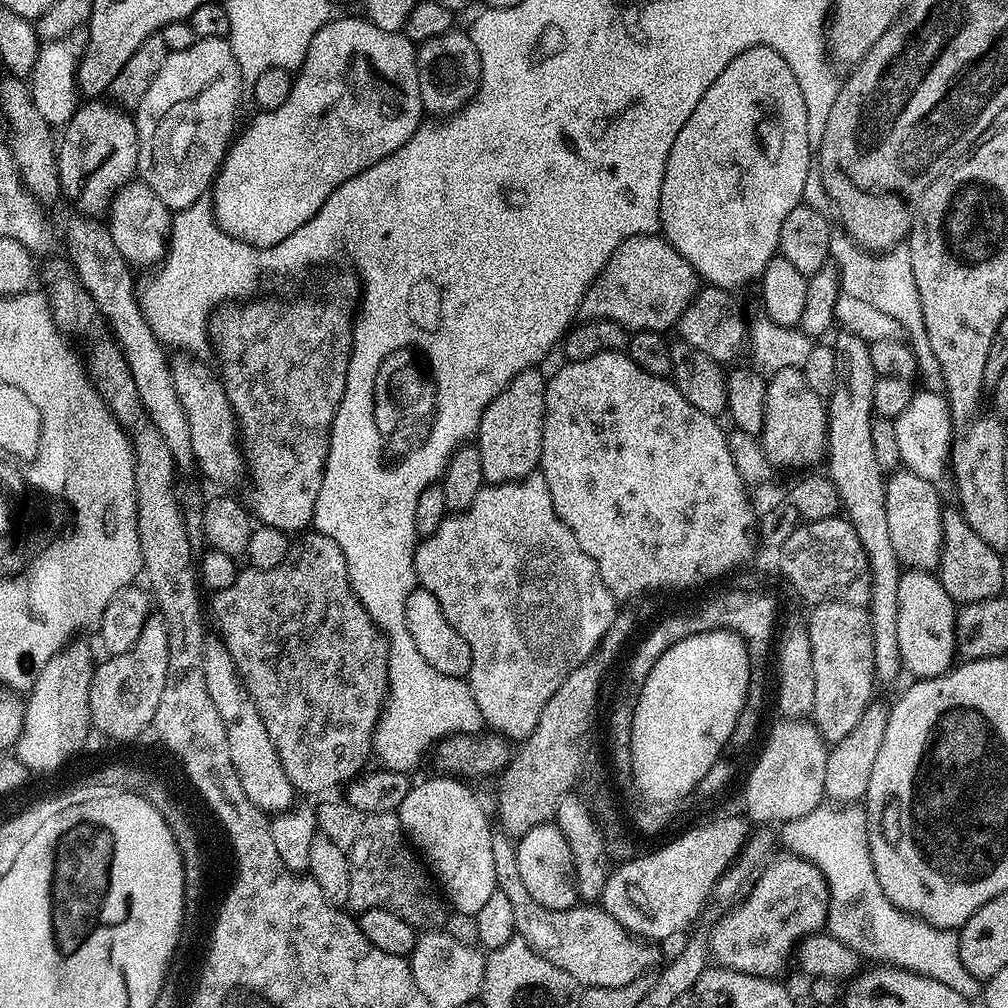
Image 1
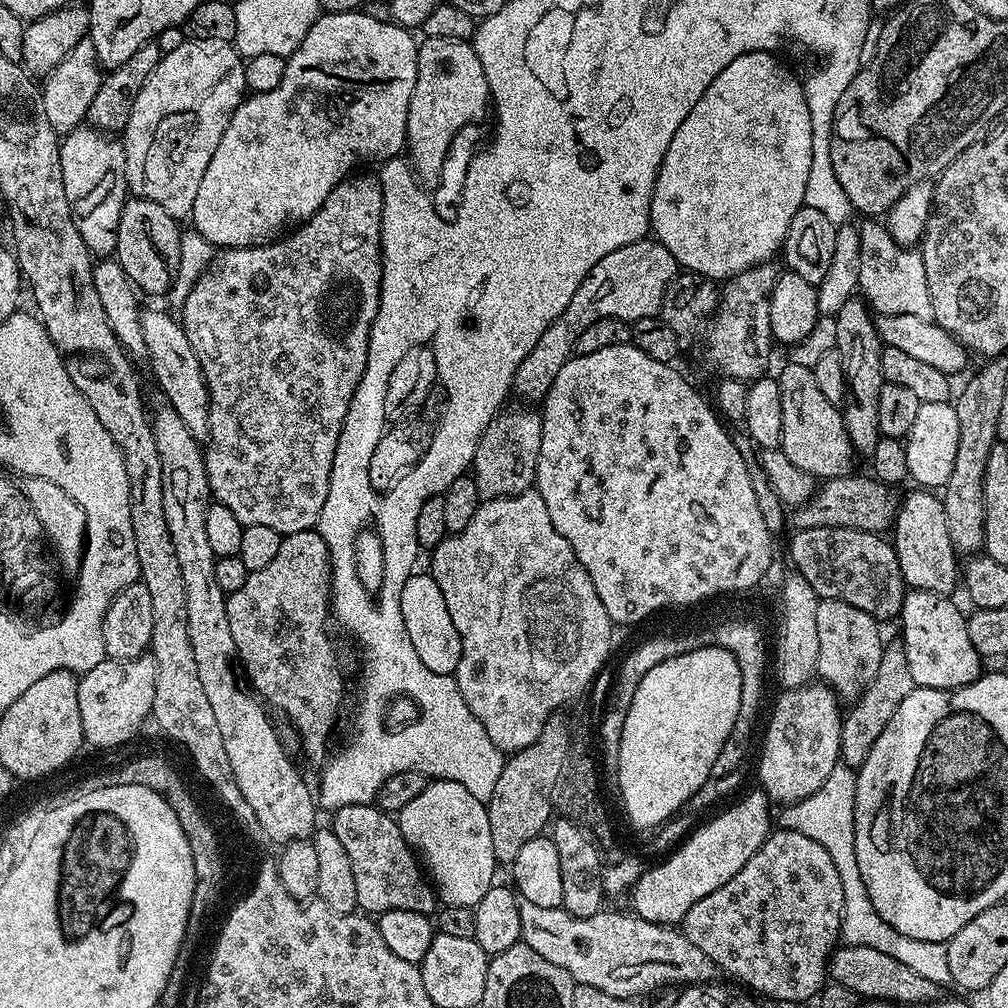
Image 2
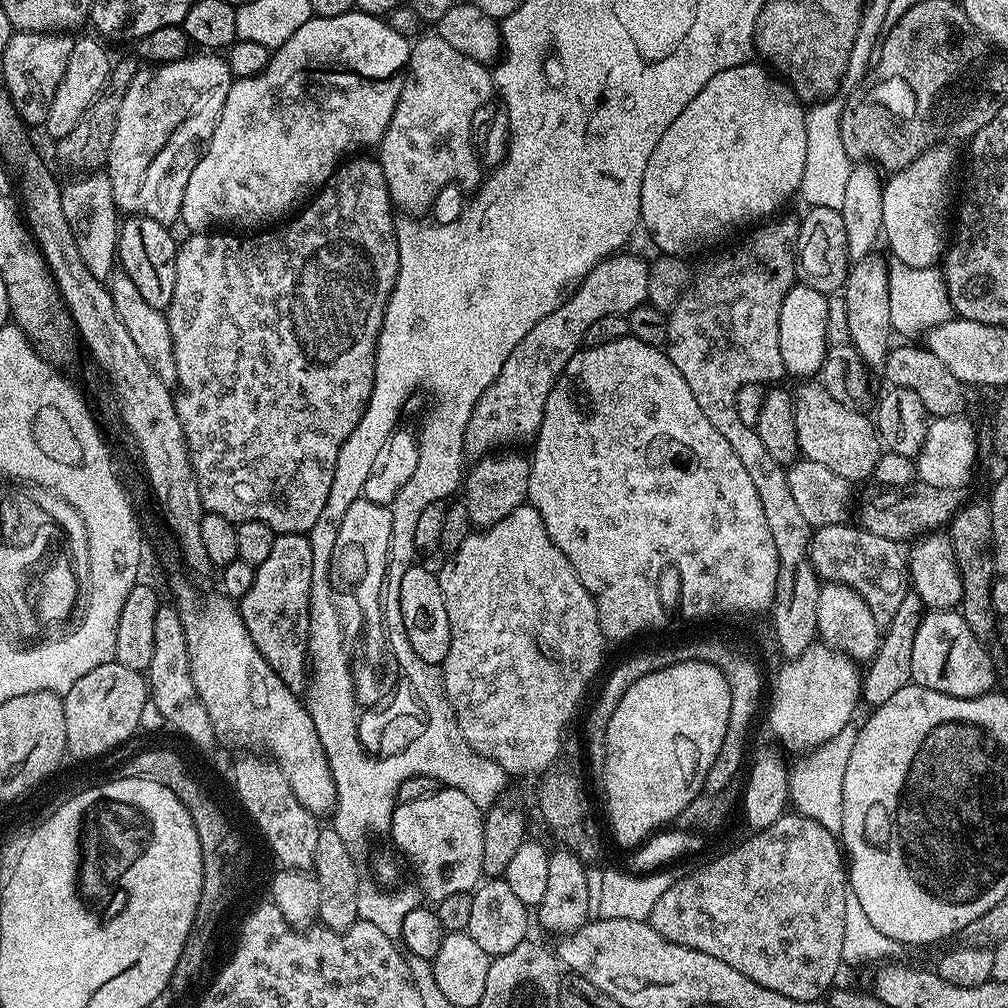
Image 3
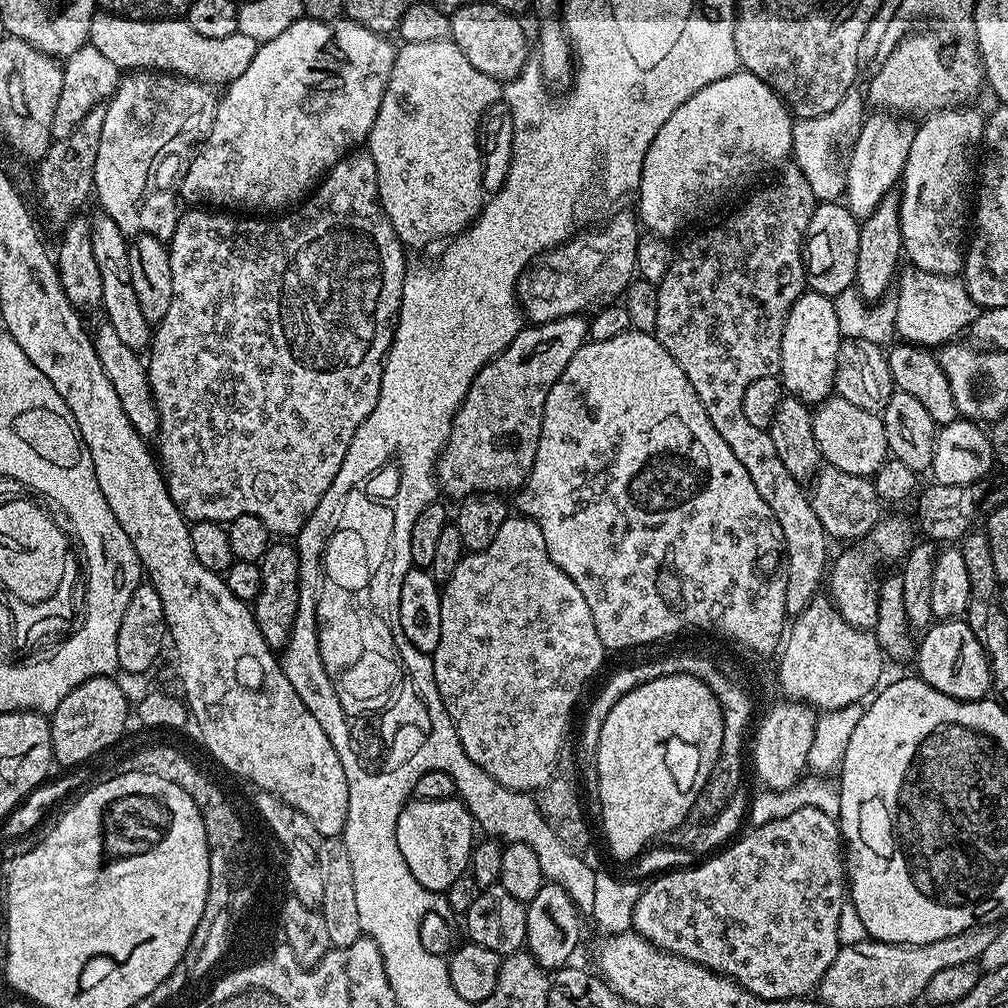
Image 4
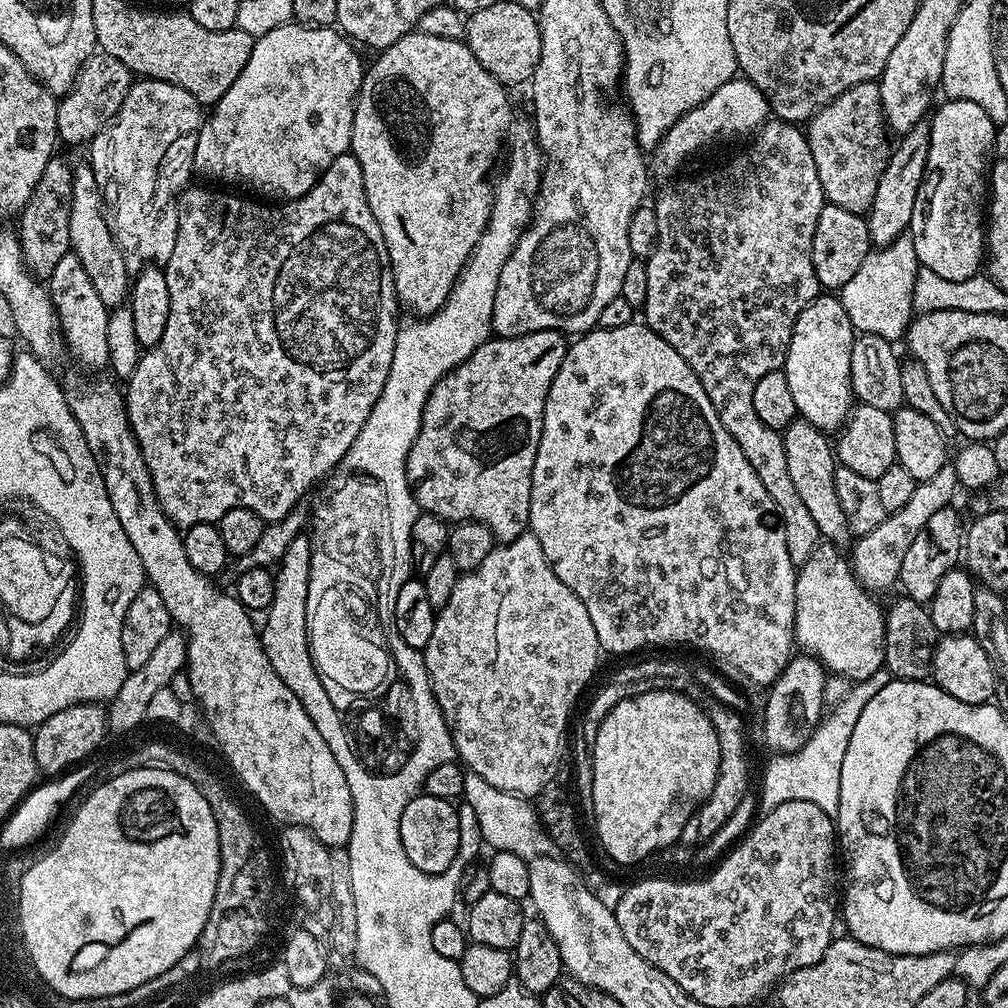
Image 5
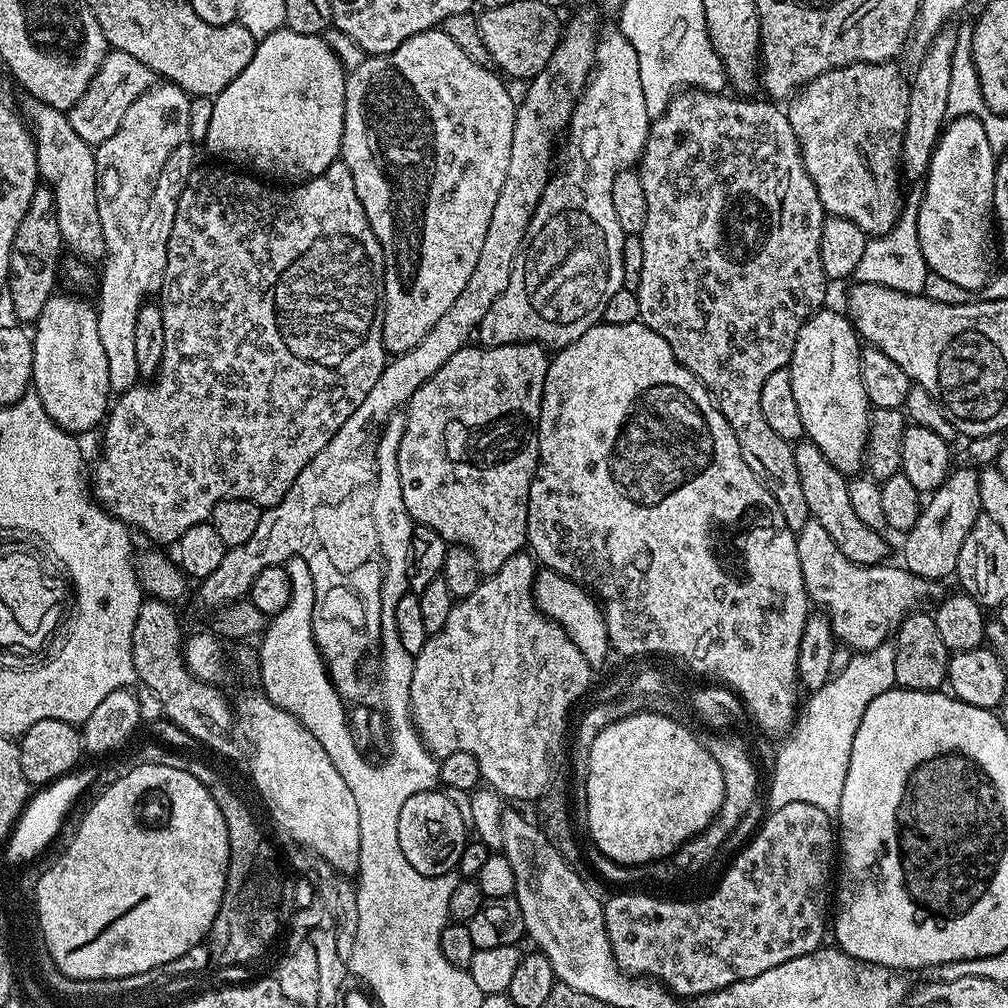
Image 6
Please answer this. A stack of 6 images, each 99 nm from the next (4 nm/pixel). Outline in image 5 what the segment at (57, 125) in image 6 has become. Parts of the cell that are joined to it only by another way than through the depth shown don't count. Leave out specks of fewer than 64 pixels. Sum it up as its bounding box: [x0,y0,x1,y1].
[70,162,130,310]

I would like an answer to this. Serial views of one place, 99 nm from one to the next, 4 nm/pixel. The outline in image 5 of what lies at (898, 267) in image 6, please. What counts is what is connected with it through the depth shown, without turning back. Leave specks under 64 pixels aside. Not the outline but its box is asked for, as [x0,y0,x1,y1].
[838,234,918,344]

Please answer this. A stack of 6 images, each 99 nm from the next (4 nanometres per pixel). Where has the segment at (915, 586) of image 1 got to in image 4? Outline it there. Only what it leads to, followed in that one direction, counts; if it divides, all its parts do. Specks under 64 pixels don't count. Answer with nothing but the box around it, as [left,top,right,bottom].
[914,619,992,700]

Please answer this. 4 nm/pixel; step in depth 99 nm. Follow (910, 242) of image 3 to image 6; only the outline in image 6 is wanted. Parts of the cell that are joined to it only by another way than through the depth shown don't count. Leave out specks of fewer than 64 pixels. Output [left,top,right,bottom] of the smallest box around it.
[918,116,998,294]

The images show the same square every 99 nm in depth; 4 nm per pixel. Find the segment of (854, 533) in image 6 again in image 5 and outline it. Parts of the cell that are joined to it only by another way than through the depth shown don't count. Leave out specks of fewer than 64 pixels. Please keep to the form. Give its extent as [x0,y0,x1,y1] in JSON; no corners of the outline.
[782,418,854,550]

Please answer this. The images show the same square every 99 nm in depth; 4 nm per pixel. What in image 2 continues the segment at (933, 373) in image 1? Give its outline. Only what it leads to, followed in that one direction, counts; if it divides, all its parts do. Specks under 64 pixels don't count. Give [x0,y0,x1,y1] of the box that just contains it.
[859,227,932,319]

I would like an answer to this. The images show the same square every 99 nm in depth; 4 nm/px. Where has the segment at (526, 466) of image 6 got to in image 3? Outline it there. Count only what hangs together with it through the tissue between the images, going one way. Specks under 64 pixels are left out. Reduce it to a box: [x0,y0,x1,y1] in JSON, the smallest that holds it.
[464,254,649,458]

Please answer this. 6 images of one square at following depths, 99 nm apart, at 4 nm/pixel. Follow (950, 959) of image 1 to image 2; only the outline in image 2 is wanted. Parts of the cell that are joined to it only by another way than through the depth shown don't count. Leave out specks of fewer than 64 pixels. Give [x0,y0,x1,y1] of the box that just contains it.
[779,762,946,985]

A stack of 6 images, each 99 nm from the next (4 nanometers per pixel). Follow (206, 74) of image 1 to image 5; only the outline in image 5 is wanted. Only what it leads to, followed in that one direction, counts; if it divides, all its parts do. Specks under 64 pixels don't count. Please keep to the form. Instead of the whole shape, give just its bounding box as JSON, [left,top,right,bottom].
[90,78,202,270]

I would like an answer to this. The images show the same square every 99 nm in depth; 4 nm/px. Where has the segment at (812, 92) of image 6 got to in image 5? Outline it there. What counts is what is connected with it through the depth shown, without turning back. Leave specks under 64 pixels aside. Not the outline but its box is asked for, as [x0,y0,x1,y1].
[807,80,886,213]

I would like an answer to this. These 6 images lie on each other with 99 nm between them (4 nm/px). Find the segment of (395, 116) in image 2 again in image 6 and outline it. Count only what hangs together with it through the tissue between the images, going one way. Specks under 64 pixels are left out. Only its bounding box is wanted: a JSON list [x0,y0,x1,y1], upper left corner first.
[204,30,346,182]

